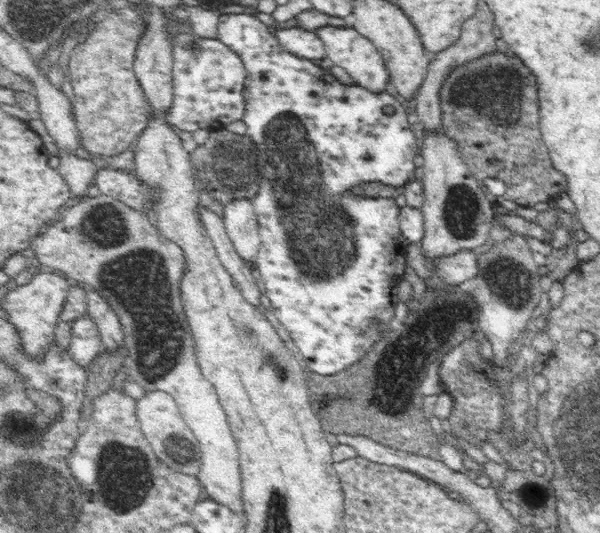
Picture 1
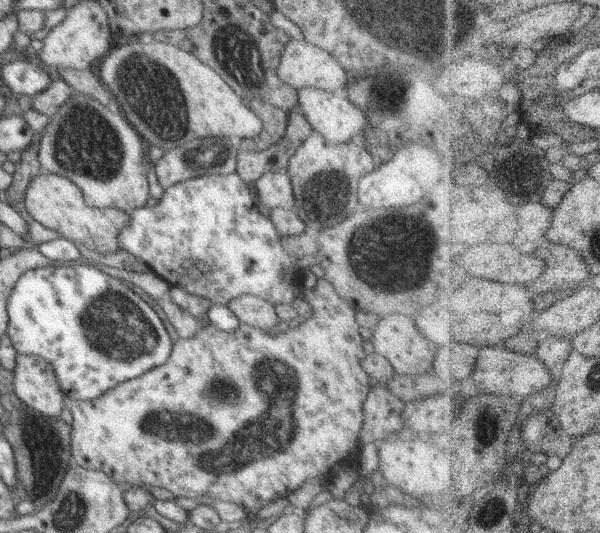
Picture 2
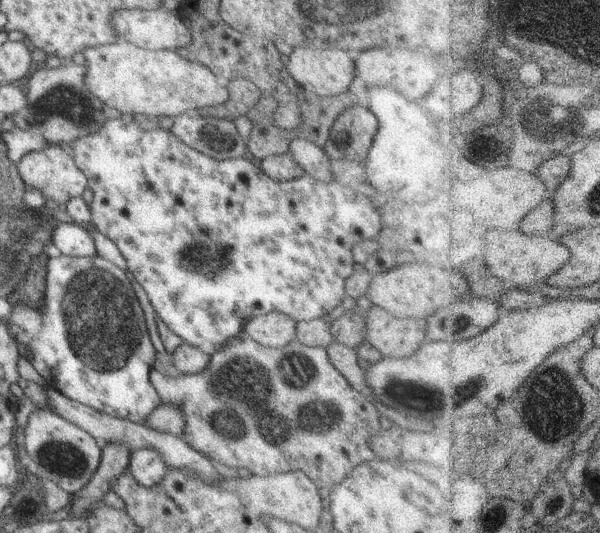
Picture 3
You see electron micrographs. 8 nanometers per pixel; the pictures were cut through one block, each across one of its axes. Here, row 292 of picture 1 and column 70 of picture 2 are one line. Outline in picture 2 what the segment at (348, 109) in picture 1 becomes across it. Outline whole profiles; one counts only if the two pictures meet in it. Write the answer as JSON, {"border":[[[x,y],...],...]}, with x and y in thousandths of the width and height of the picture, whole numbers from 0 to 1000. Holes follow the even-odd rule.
{"border":[[[90,495],[88,499],[73,499],[72,503],[57,503],[40,510],[33,523],[23,533],[20,552],[13,555],[10,567],[10,582],[13,589],[12,627],[20,638],[20,647],[30,666],[67,668],[77,679],[87,683],[87,694],[97,713],[100,732],[112,747],[130,749],[137,752],[158,750],[167,747],[170,739],[193,728],[197,720],[210,717],[210,713],[230,709],[237,702],[245,702],[253,696],[253,690],[263,690],[275,683],[287,664],[288,640],[285,638],[270,600],[253,578],[223,550],[207,527],[193,523],[175,510],[168,510],[163,503],[148,497],[125,495]]]}

